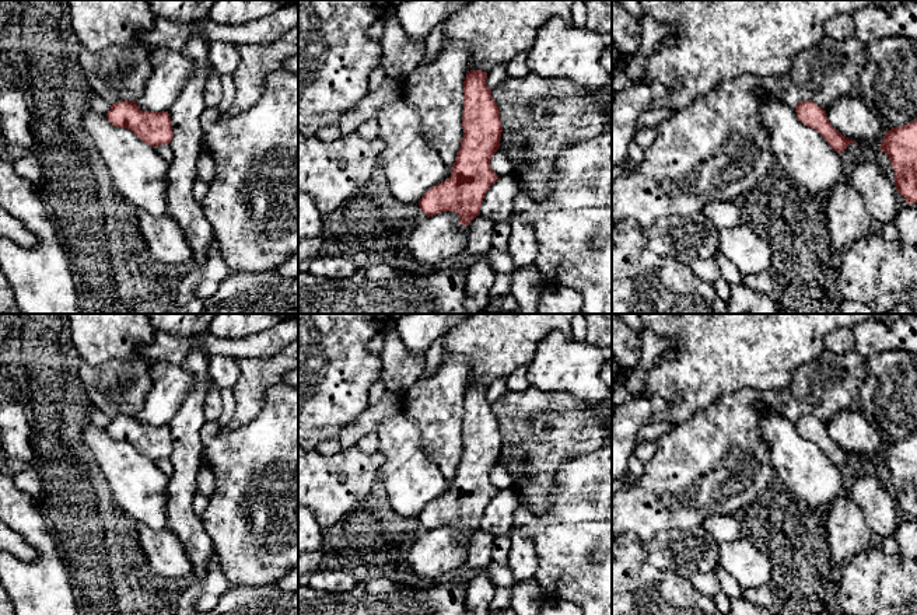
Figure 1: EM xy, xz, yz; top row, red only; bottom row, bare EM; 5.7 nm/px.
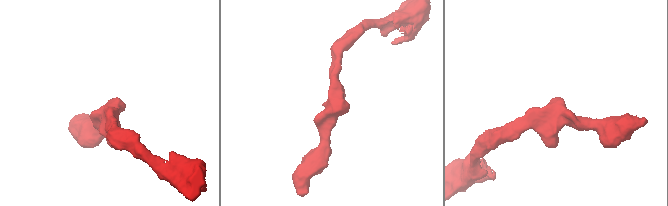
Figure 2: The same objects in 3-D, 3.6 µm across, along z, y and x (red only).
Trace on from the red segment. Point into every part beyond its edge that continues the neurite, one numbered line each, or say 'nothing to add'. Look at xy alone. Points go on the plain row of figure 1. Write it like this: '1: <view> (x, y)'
nothing to add

